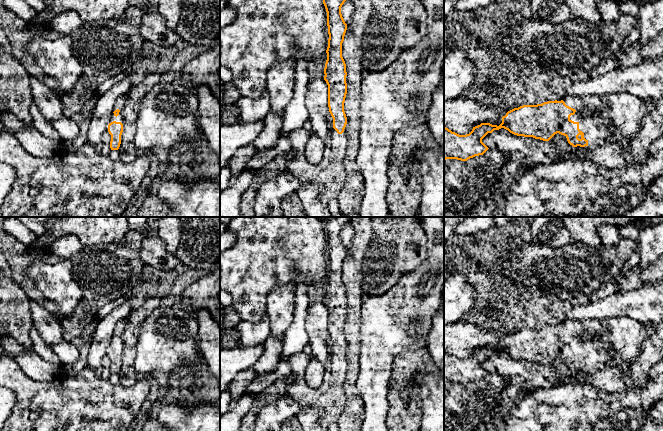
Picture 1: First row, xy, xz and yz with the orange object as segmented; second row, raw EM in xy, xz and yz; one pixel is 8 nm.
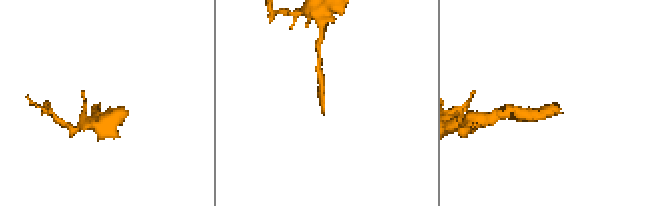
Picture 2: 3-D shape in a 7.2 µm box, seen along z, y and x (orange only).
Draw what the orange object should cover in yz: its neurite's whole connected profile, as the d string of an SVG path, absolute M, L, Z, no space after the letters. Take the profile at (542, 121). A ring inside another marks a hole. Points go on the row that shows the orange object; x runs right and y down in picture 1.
M621 92L606 96L603 100L596 96L575 97L565 95L555 101L548 101L537 105L523 105L514 108L502 117L502 123L492 125L481 123L473 127L466 135L459 135L444 127L444 160L457 159L467 161L475 156L483 155L489 148L482 139L494 130L504 128L517 136L533 137L543 141L549 141L555 134L559 133L567 138L573 147L594 149L607 142L621 141L623 138L631 139L640 129L641 122L653 113L655 104L645 101L629 92ZM599 102L603 102L606 108L595 116L581 116L584 107L594 109Z

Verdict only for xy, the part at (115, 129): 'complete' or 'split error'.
split error

